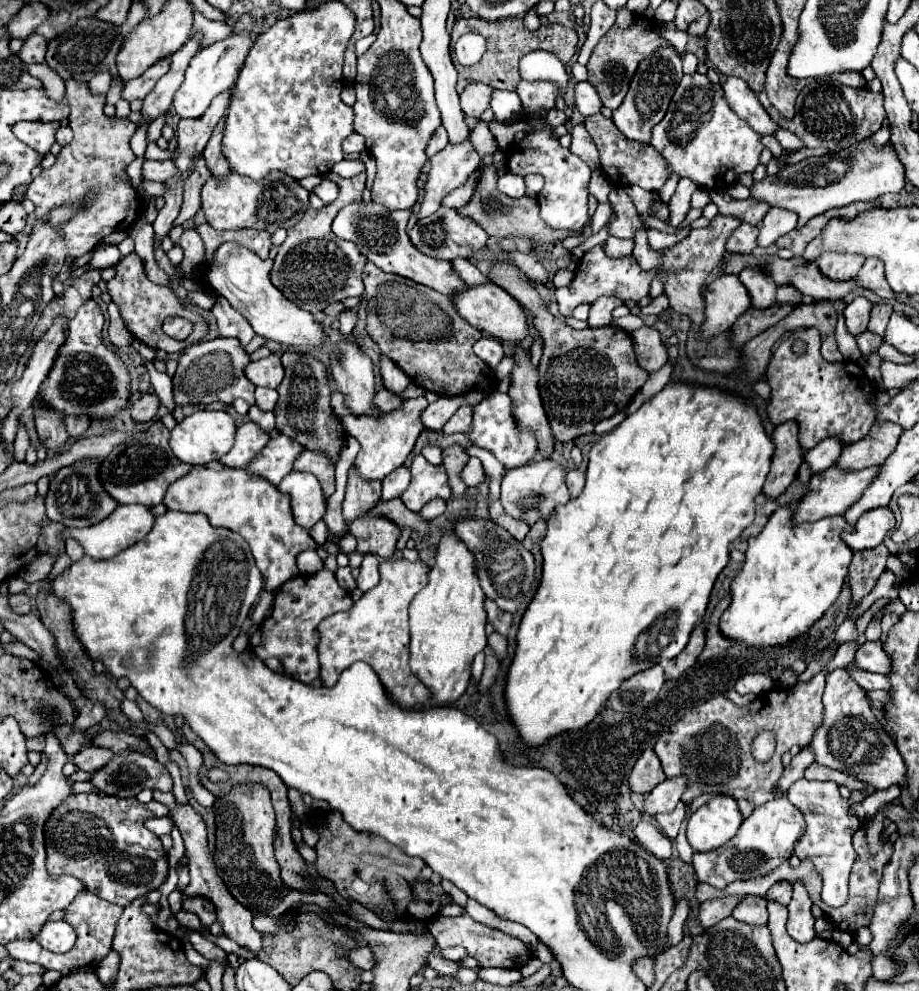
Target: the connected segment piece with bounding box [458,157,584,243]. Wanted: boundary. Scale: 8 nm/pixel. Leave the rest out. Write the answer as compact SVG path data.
M488 157L486 165L482 169L482 173L486 173L486 175L482 175L482 179L478 183L478 191L474 193L474 199L470 199L470 203L466 207L462 207L462 211L458 211L462 217L470 217L472 221L476 221L490 237L502 239L502 237L518 235L518 237L530 239L530 241L536 239L538 243L558 243L558 241L562 241L562 239L566 239L570 235L578 235L578 237L584 235L584 229L576 233L576 231L554 231L554 229L546 227L546 223L538 215L538 203L532 197L524 195L522 199L512 199L508 195L498 193L494 171L496 171L496 168L492 165L490 157Z

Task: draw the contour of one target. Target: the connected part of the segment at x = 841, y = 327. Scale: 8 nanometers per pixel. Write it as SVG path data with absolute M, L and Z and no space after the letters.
M839 316L838 318L835 328L835 337L838 348L845 359L856 361L856 359L861 357L861 352L858 348L855 337L846 331L845 319L843 316Z

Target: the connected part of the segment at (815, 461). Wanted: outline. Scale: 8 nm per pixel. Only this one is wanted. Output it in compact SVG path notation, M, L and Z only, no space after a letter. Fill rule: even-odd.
M824 439L822 443L818 443L818 447L804 453L804 461L808 463L812 473L818 473L818 471L832 467L836 463L838 455L842 453L842 449L844 447L838 447L838 443L834 443L834 439Z

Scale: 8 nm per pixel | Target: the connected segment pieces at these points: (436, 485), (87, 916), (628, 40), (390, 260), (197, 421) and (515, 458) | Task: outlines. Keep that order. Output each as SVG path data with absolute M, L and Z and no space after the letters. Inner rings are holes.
M414 455L412 459L412 481L408 489L400 495L410 511L420 511L432 499L450 499L448 475L444 465L432 465L422 455Z
M82 889L82 891L74 897L74 901L66 907L64 917L62 917L64 921L68 921L68 923L74 927L74 931L76 931L76 935L78 935L76 945L74 945L68 953L64 953L64 955L50 953L50 951L42 949L34 939L32 939L32 941L30 941L30 939L16 939L16 941L10 941L10 943L6 943L6 951L8 951L14 959L18 959L18 961L40 963L42 967L46 967L46 969L56 969L56 971L60 971L62 975L70 975L72 971L80 971L80 969L90 969L90 971L92 971L92 969L96 969L96 965L102 961L102 957L104 957L106 953L110 953L110 949L112 949L112 937L114 937L116 923L118 923L120 915L122 915L122 907L118 907L118 905L114 905L114 903L110 903L110 901L104 901L104 899L96 897L94 893Z
M626 7L618 9L616 15L616 23L610 27L610 31L598 41L598 45L594 47L590 61L586 65L588 69L588 83L592 83L598 89L598 95L604 103L604 107L610 107L612 111L618 109L618 105L622 103L628 87L630 87L630 79L636 73L636 67L640 65L642 59L654 55L658 49L668 47L670 43L656 33L656 19L632 13Z
M358 201L358 203L350 203L338 211L334 225L332 225L332 231L340 239L346 239L346 241L354 239L358 251L386 273L394 273L394 275L412 279L412 281L426 285L426 287L432 287L444 295L452 295L454 291L466 289L466 283L452 271L450 263L440 261L440 259L430 259L430 257L422 255L410 243L408 233L406 233L406 223L408 223L410 215L412 215L412 209L390 211L378 203ZM350 229L354 229L354 231L350 233Z
M196 411L188 417L184 417L172 431L170 431L170 447L172 453L182 461L190 465L202 465L220 459L230 451L234 445L234 431L236 423L230 413L226 411Z
M494 391L490 393L484 401L472 407L472 427L466 433L466 437L472 443L472 435L482 435L482 447L492 451L492 455L506 467L506 469L516 469L532 461L538 453L538 443L534 433L528 427L520 427L512 415L512 405L510 397L506 393Z

